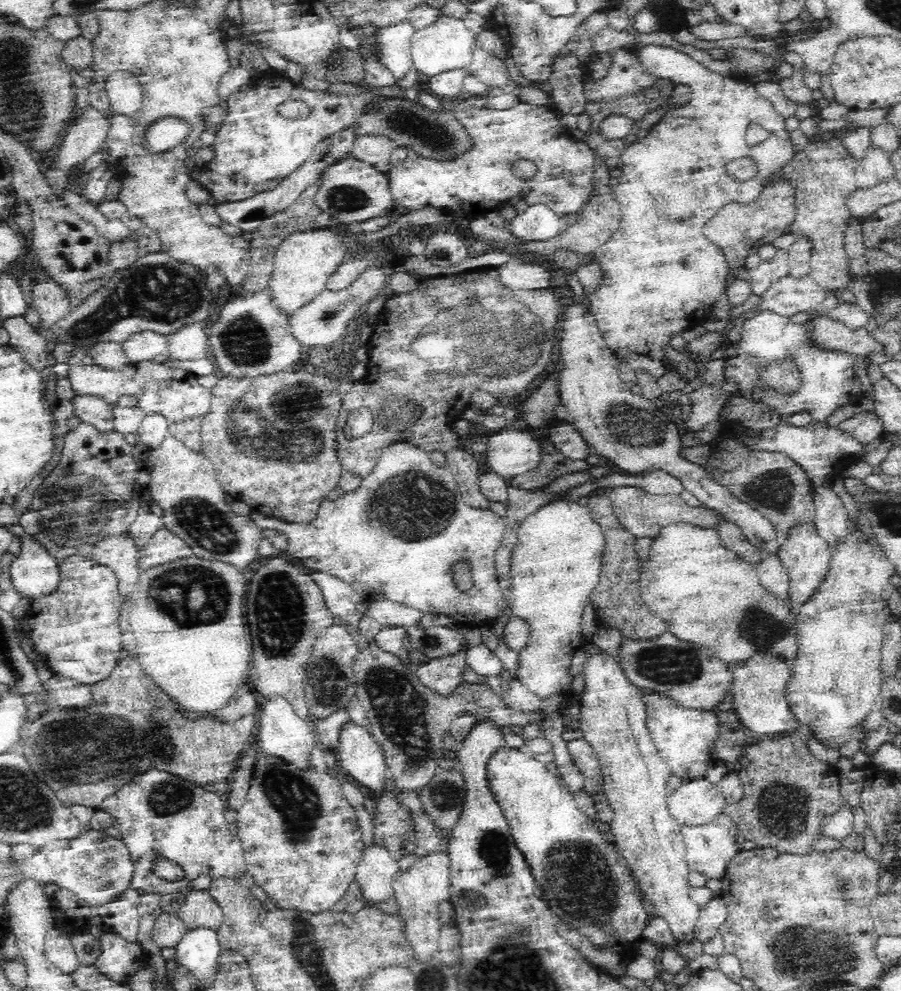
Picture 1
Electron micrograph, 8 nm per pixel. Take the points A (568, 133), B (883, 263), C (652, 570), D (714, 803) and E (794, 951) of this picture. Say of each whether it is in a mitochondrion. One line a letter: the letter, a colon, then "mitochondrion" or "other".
A: other
B: other
C: other
D: other
E: mitochondrion

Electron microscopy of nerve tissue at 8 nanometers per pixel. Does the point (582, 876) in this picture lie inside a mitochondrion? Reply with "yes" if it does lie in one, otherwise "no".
yes

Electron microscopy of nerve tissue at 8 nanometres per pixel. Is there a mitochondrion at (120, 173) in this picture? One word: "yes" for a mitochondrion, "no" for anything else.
no

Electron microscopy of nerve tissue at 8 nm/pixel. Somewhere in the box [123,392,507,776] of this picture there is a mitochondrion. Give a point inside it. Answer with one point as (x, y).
(393, 503)

